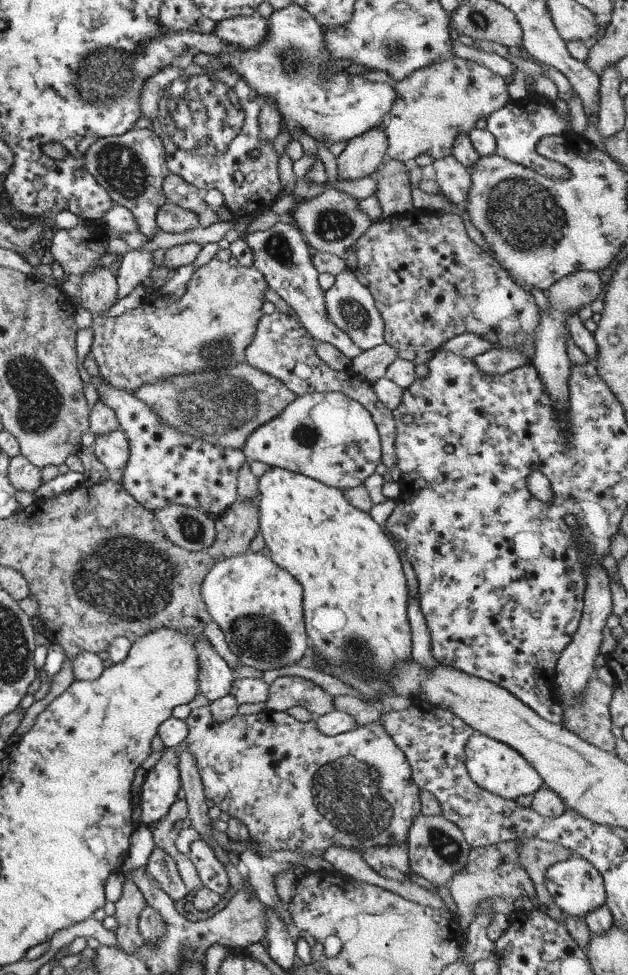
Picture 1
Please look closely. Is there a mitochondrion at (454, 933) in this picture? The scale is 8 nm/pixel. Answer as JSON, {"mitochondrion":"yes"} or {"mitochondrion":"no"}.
{"mitochondrion":"no"}

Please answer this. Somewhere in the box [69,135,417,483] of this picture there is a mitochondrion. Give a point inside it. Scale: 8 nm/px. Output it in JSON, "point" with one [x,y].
{"point":[221,404]}

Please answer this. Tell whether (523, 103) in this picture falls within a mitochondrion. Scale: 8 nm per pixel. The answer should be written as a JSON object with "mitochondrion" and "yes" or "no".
{"mitochondrion":"no"}

